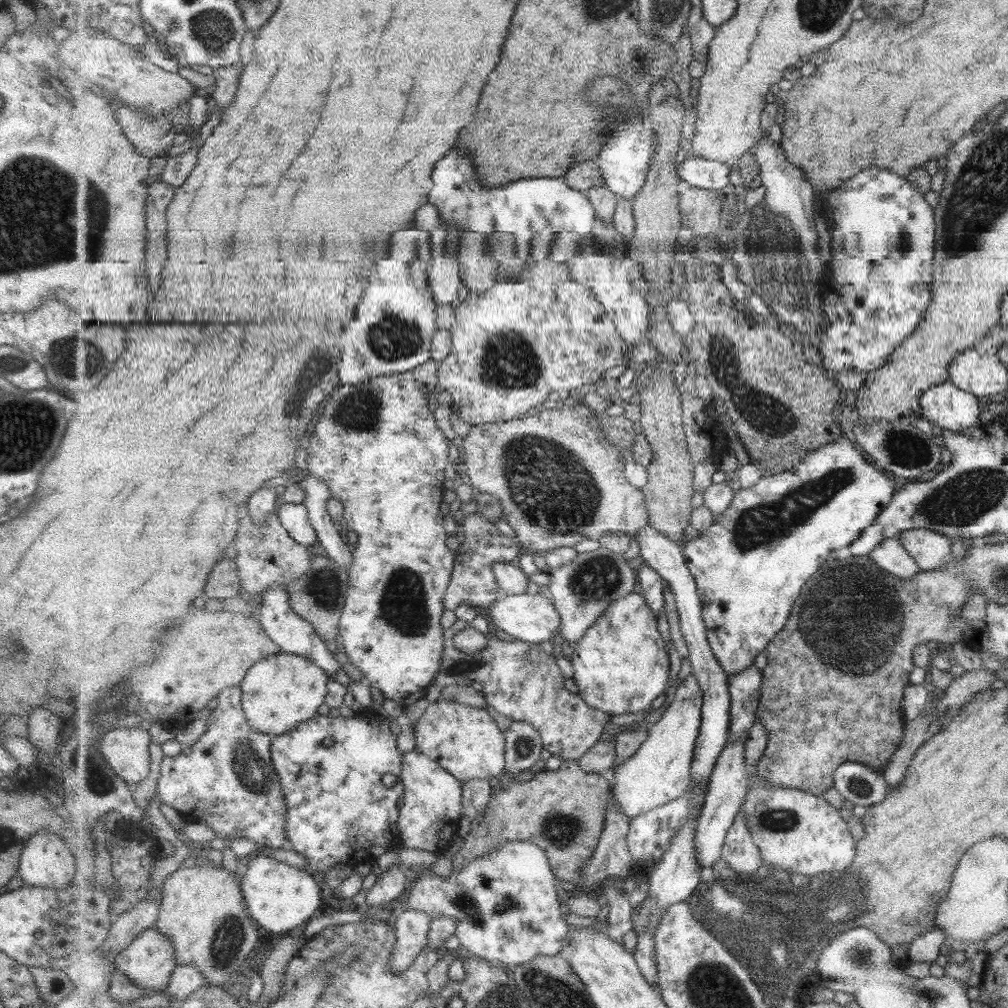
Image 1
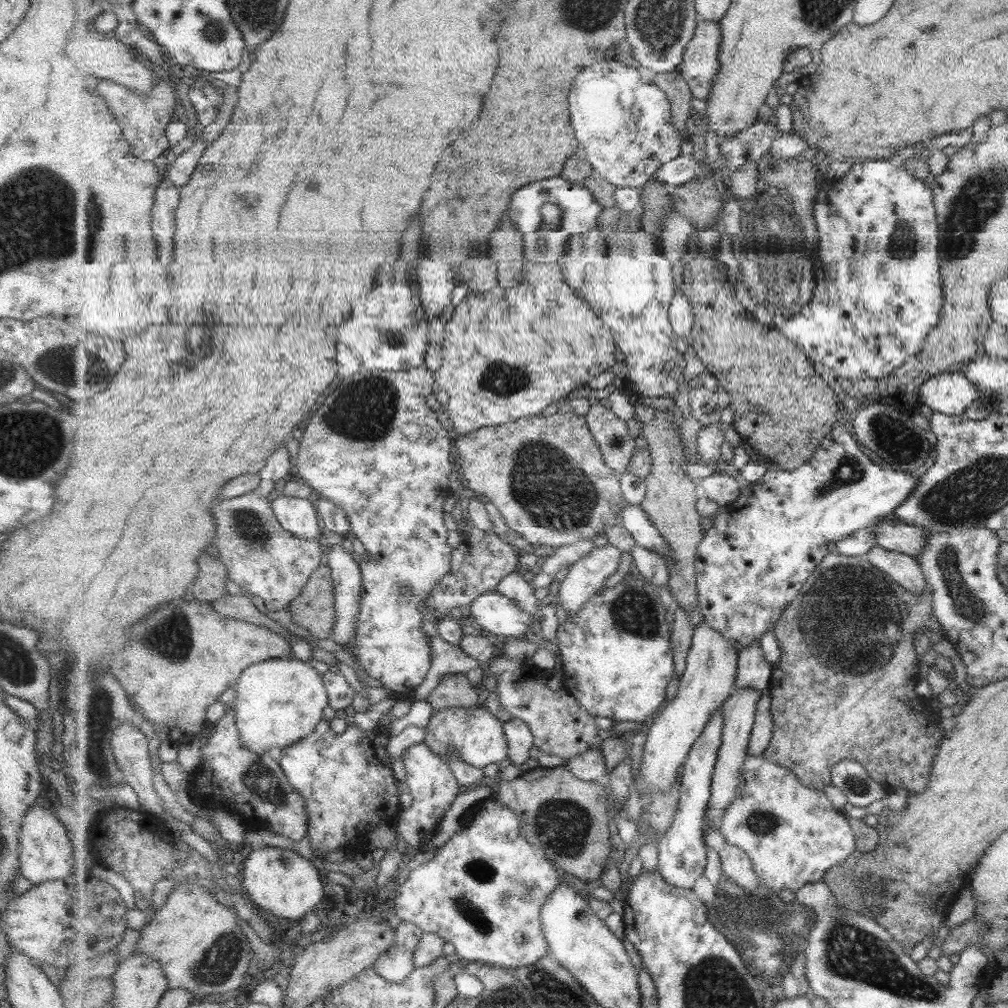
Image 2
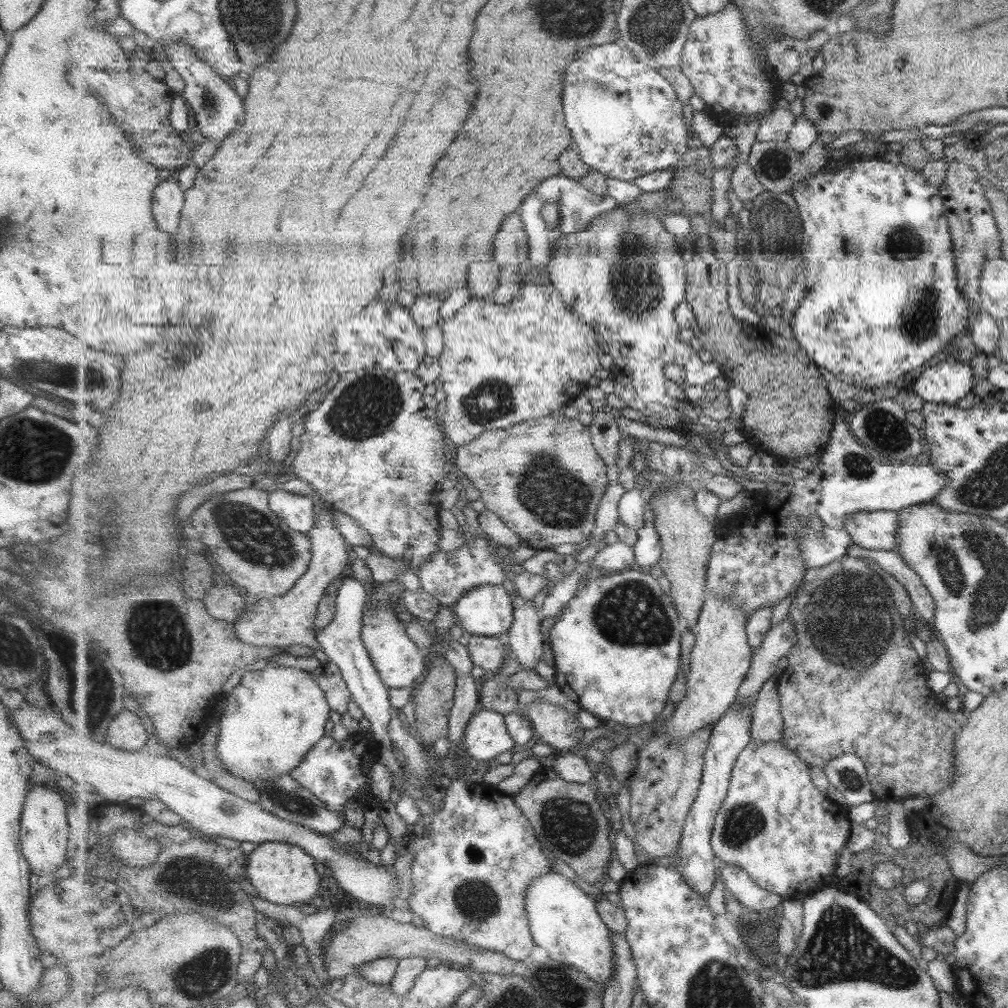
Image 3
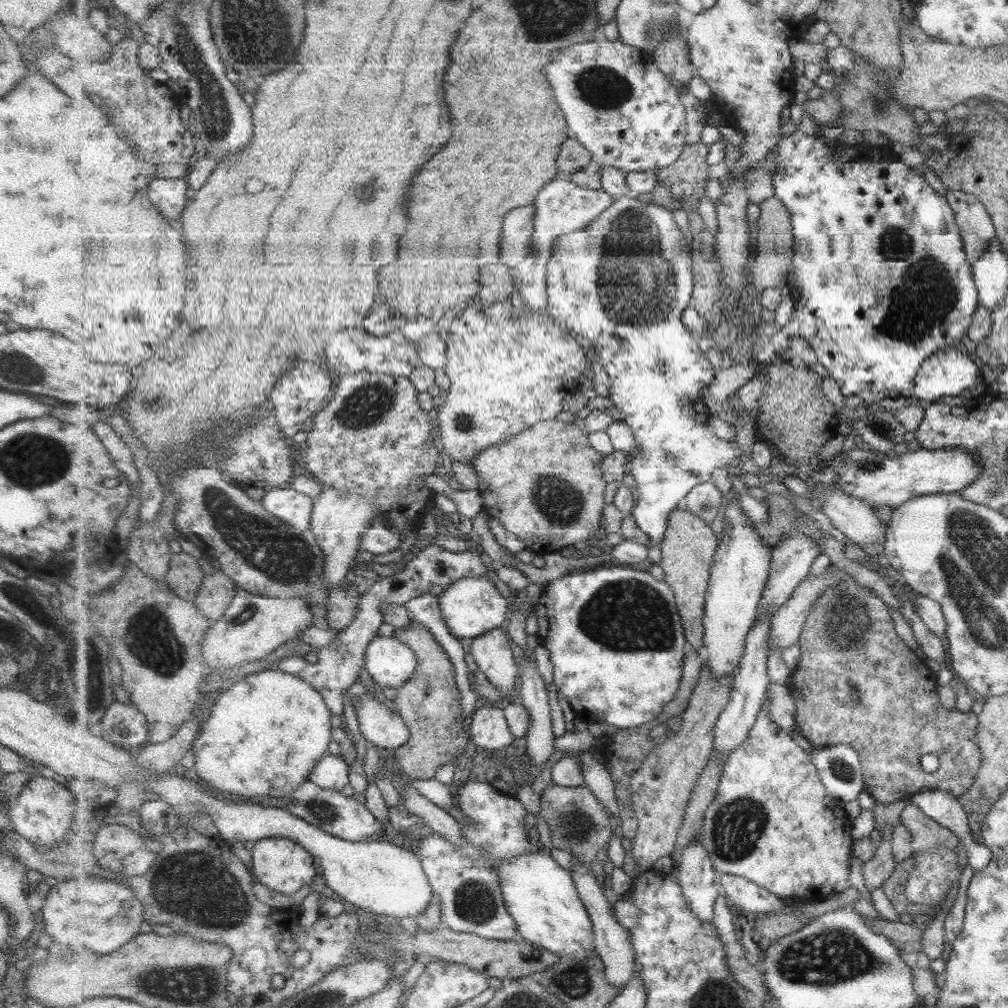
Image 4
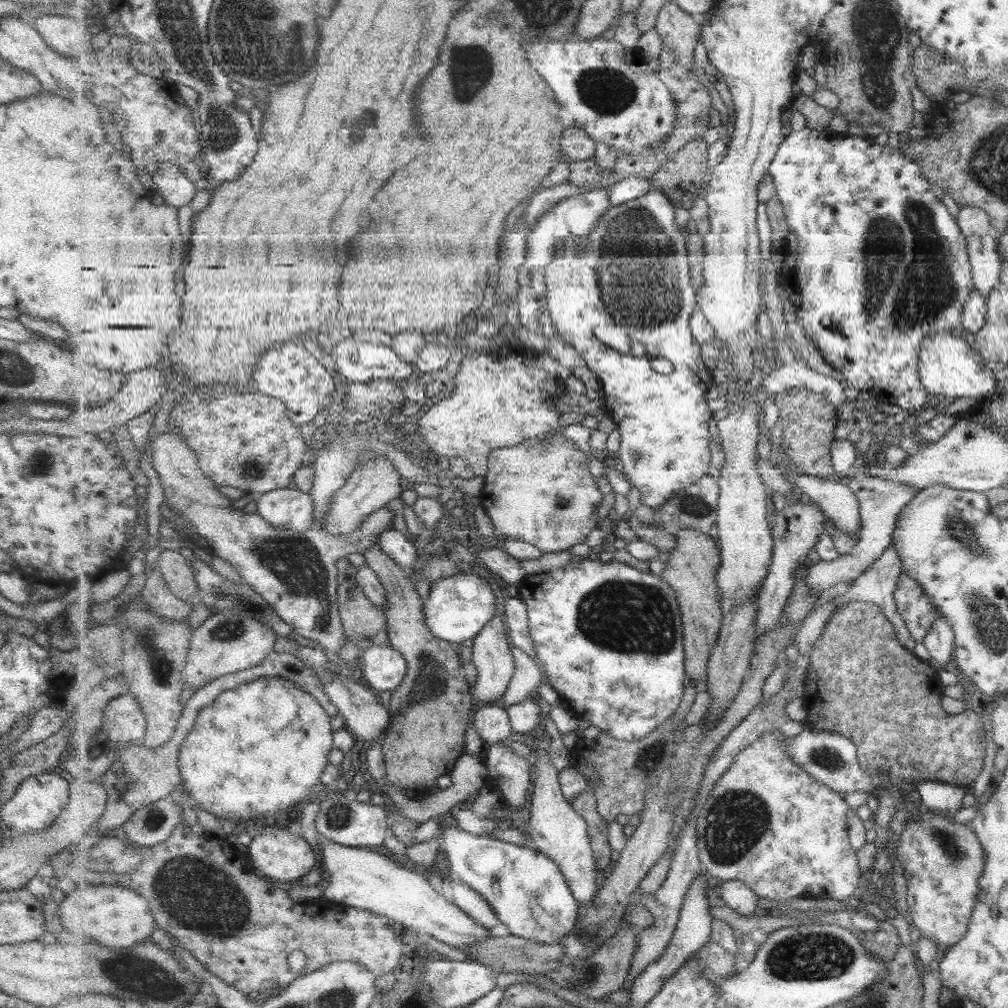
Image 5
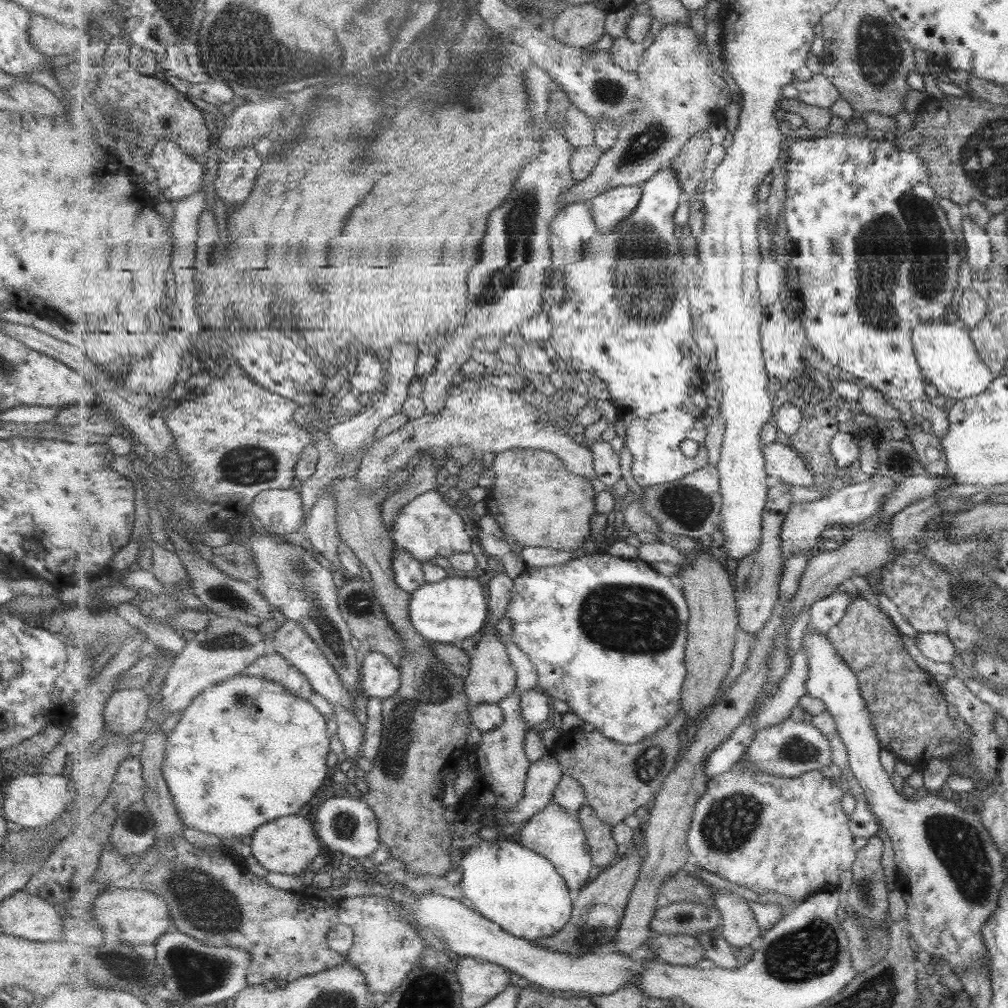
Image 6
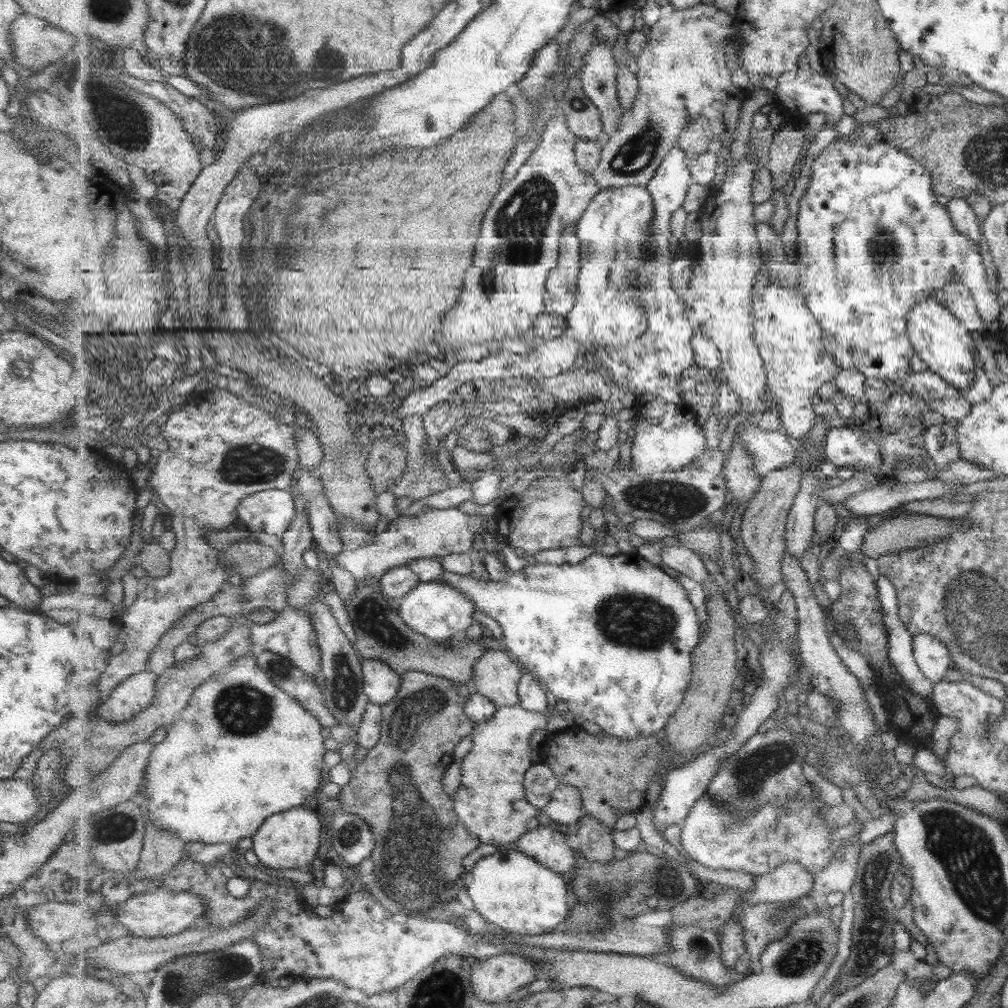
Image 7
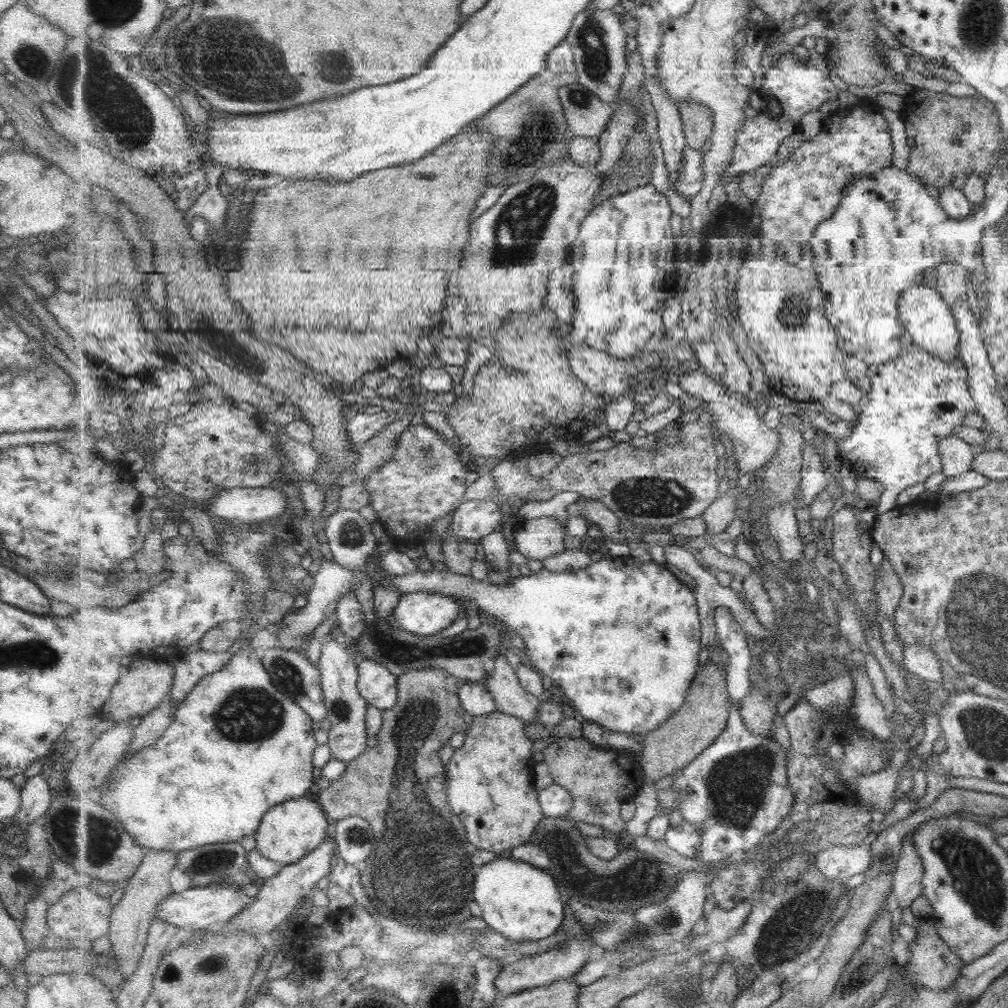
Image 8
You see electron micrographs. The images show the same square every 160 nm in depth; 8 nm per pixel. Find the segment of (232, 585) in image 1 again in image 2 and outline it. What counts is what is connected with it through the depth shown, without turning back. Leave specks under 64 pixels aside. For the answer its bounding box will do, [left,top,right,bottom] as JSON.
[189,554,229,604]

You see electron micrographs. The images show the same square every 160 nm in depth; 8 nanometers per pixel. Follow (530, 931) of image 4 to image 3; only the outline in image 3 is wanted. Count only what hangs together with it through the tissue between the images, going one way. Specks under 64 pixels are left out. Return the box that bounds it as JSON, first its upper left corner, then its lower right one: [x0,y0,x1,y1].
[526,873,616,987]

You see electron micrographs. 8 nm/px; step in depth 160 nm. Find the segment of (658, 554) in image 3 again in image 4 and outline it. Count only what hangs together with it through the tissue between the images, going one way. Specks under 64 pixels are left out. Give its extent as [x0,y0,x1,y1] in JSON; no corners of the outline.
[548,195,743,546]

